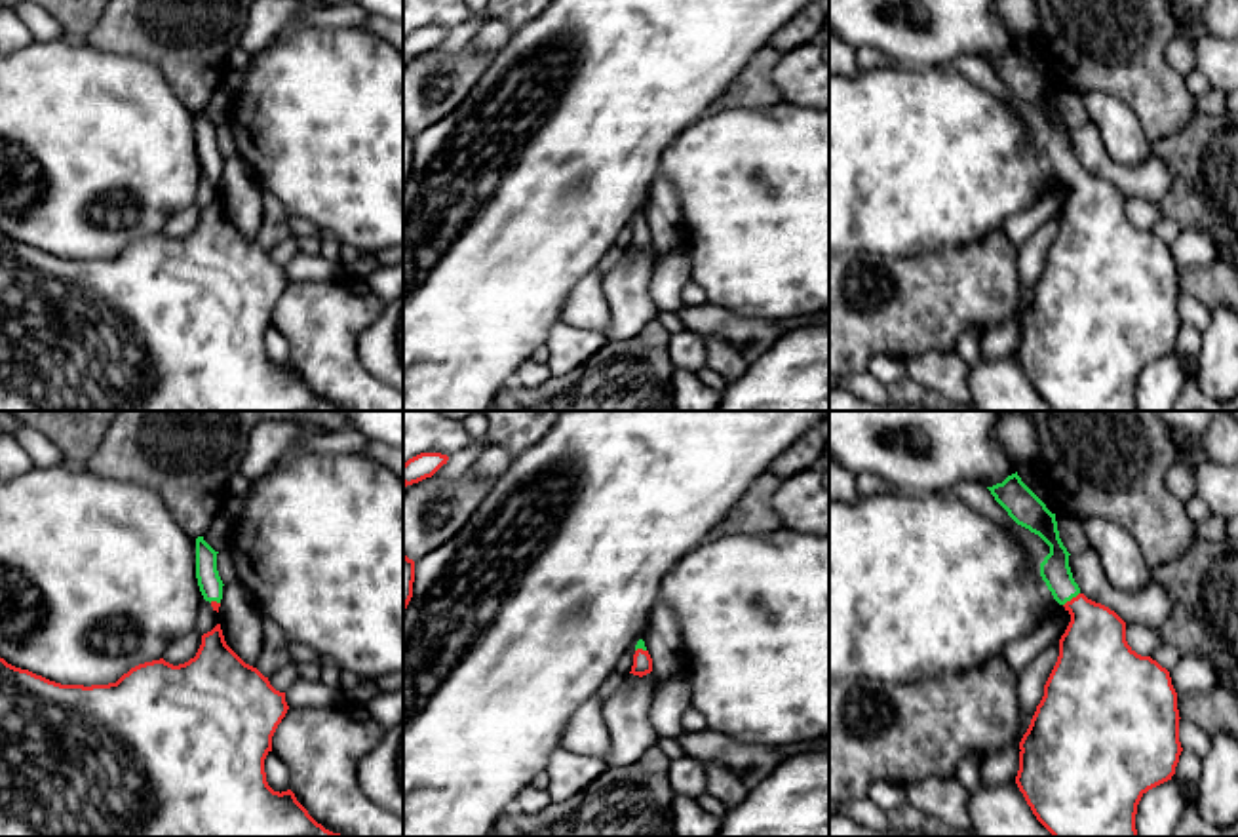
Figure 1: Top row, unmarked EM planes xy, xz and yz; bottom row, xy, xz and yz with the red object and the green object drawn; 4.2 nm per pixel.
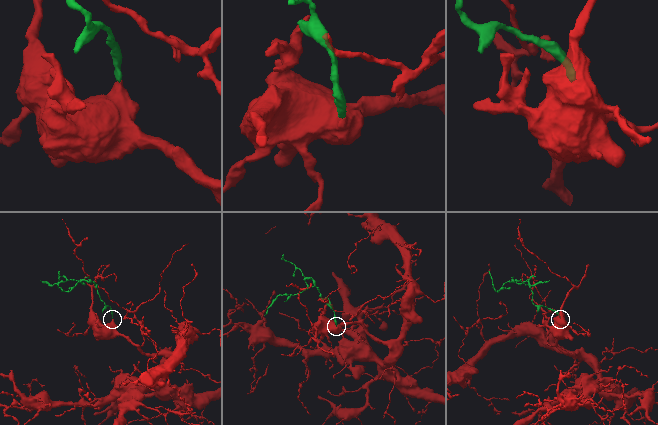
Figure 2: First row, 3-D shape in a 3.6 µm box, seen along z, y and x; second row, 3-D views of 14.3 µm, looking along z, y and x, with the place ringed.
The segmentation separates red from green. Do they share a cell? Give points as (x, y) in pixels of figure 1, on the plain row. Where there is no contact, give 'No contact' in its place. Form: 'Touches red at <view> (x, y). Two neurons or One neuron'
Touches red at yz (1073, 172). One neuron

